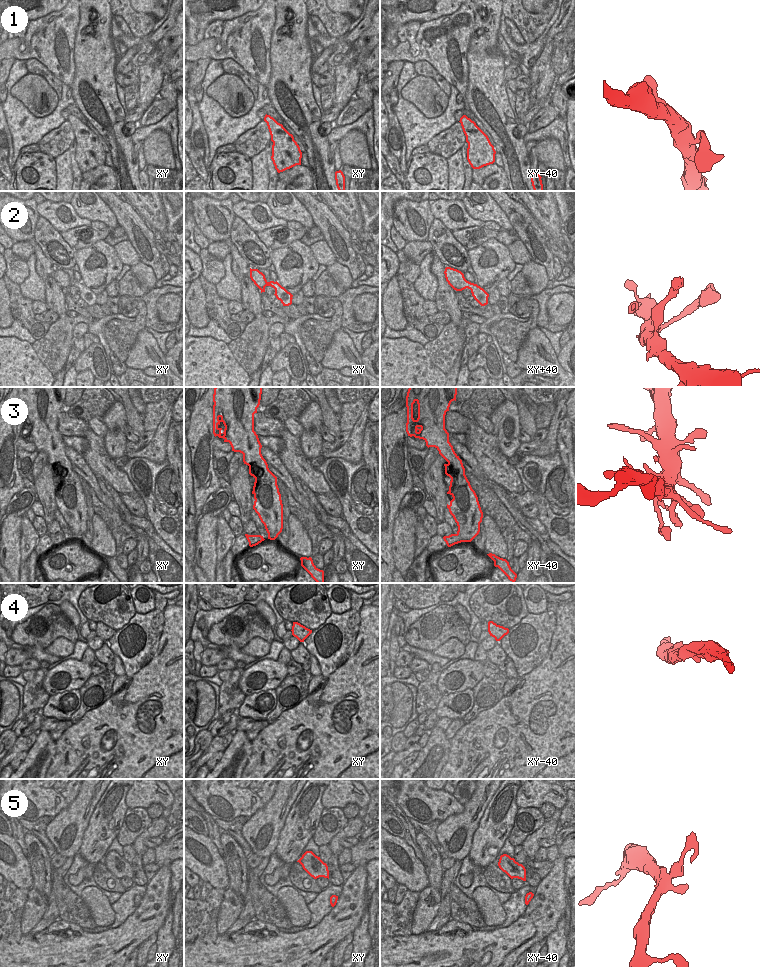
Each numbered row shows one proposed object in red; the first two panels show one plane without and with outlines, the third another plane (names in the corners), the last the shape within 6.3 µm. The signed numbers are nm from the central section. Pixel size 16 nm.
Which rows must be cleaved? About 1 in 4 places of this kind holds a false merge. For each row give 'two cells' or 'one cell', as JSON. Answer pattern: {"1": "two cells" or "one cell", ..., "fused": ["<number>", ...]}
{"1": "one cell", "2": "one cell", "3": "one cell", "4": "one cell", "5": "one cell", "fused": []}

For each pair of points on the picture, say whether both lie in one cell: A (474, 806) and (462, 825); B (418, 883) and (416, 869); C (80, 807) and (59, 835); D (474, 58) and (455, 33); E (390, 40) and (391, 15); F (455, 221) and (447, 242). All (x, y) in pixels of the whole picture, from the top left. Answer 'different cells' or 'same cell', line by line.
A: same cell
B: same cell
C: same cell
D: different cells
E: same cell
F: different cells

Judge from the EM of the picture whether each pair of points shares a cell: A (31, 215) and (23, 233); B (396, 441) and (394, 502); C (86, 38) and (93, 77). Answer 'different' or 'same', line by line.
A: same
B: same
C: same

